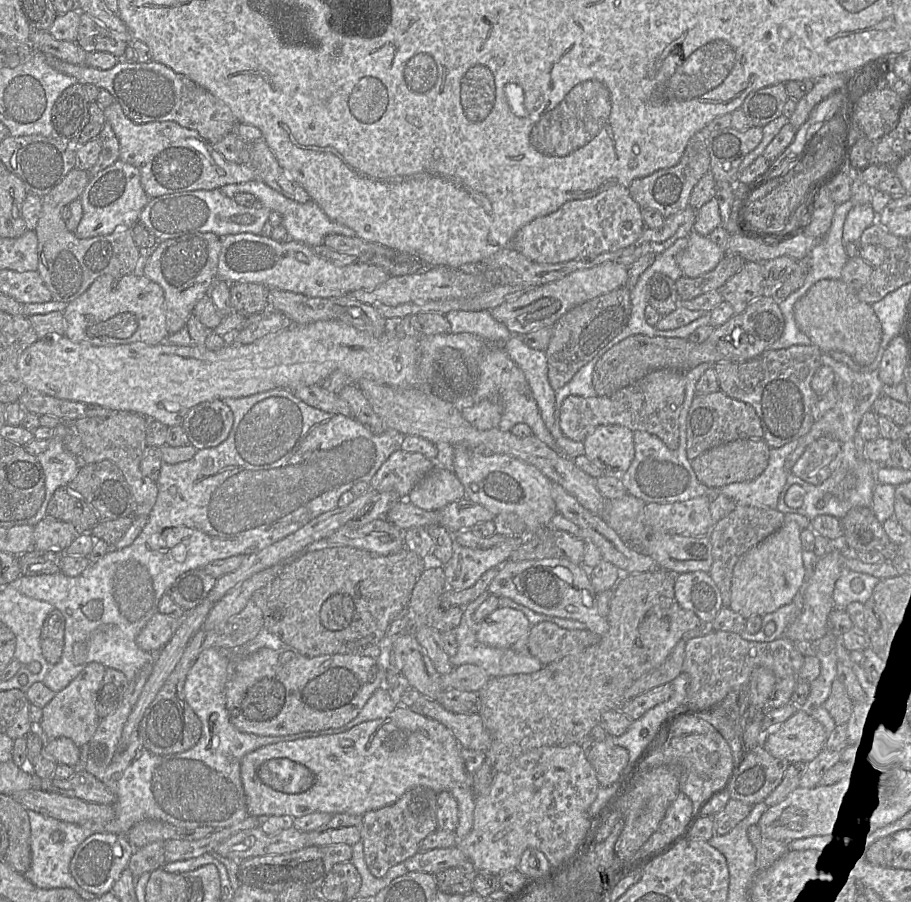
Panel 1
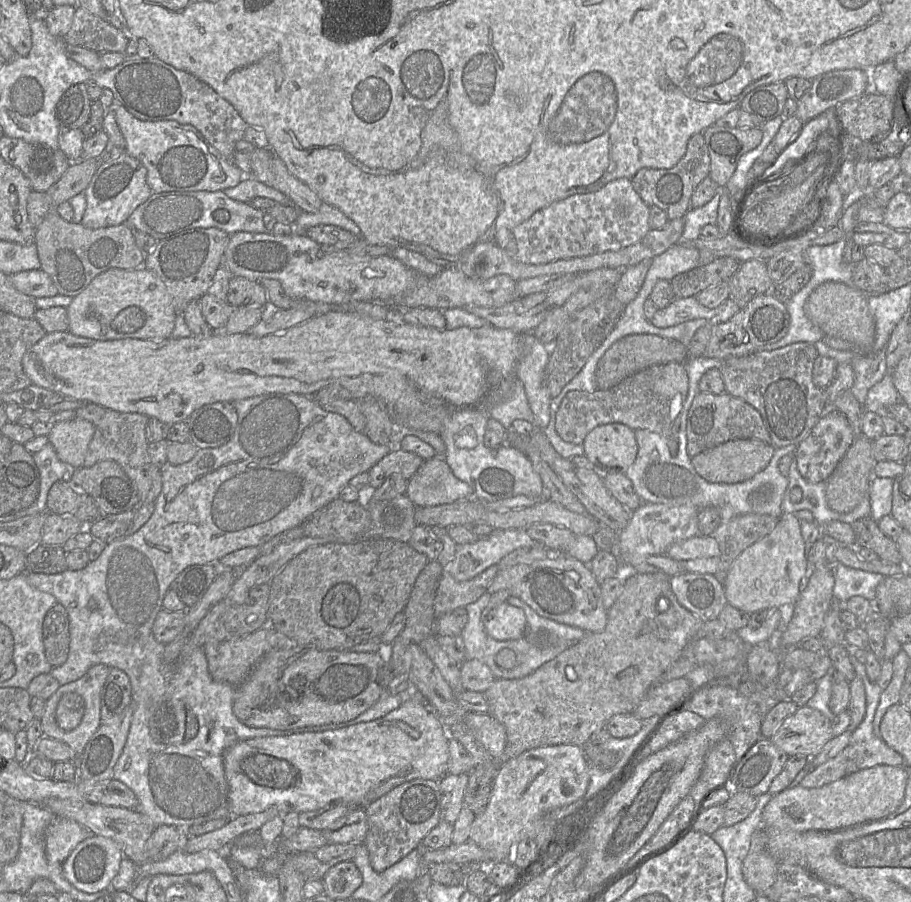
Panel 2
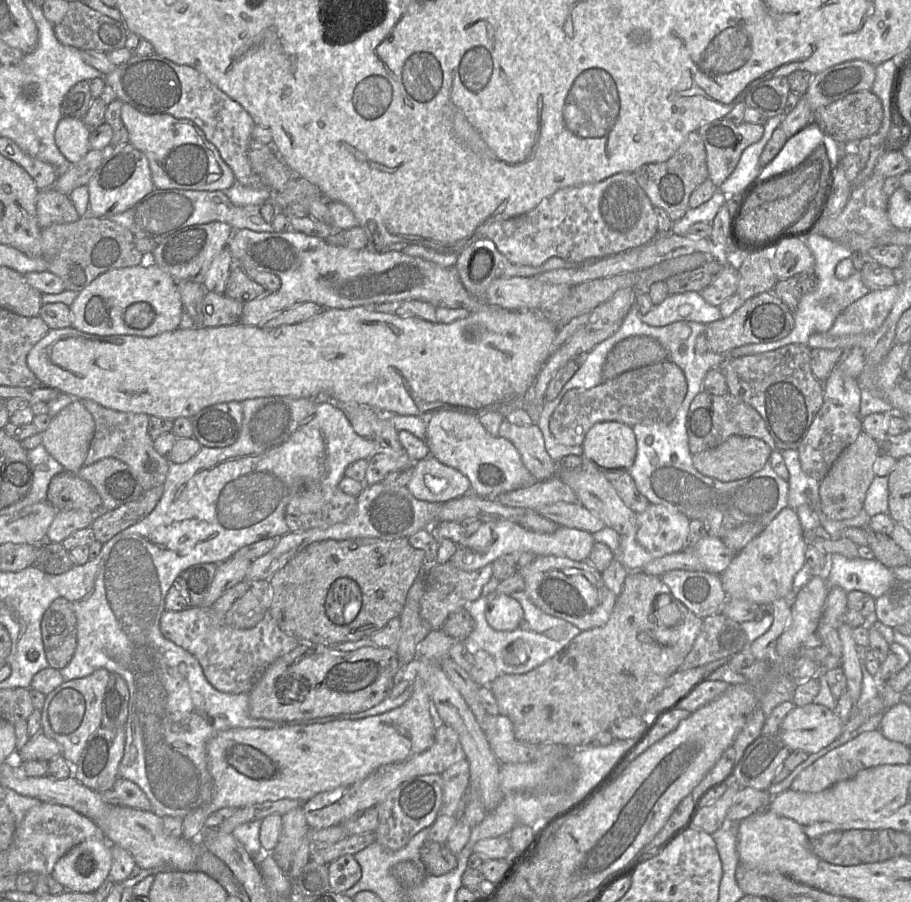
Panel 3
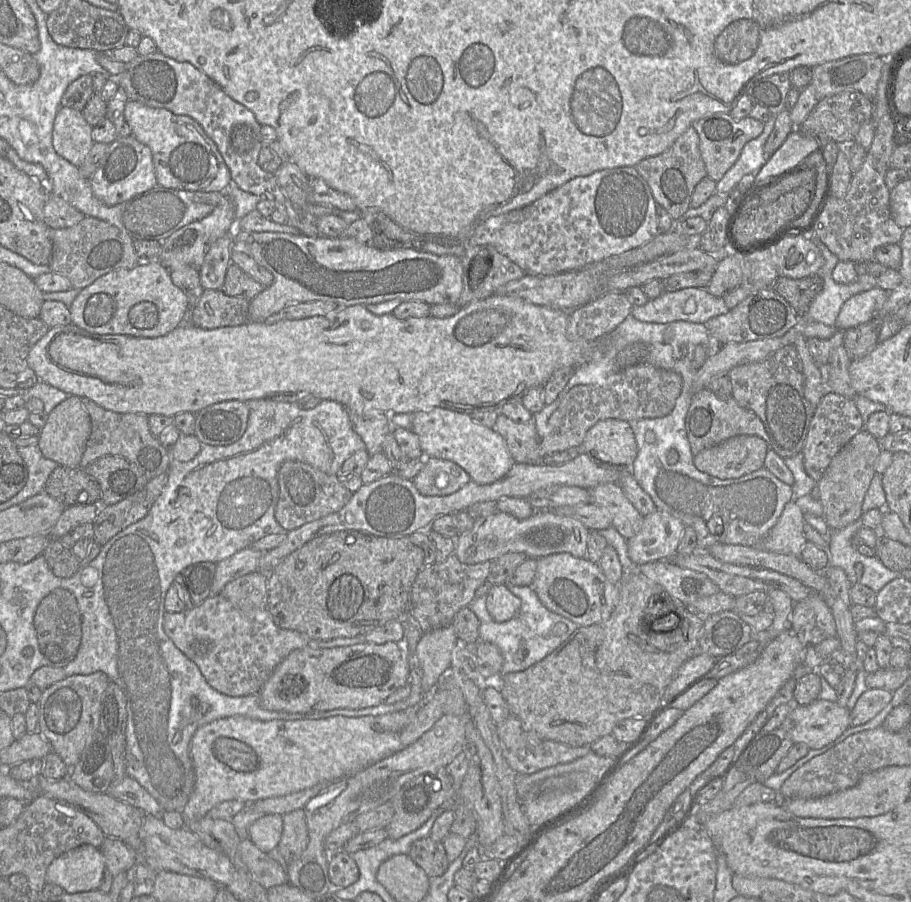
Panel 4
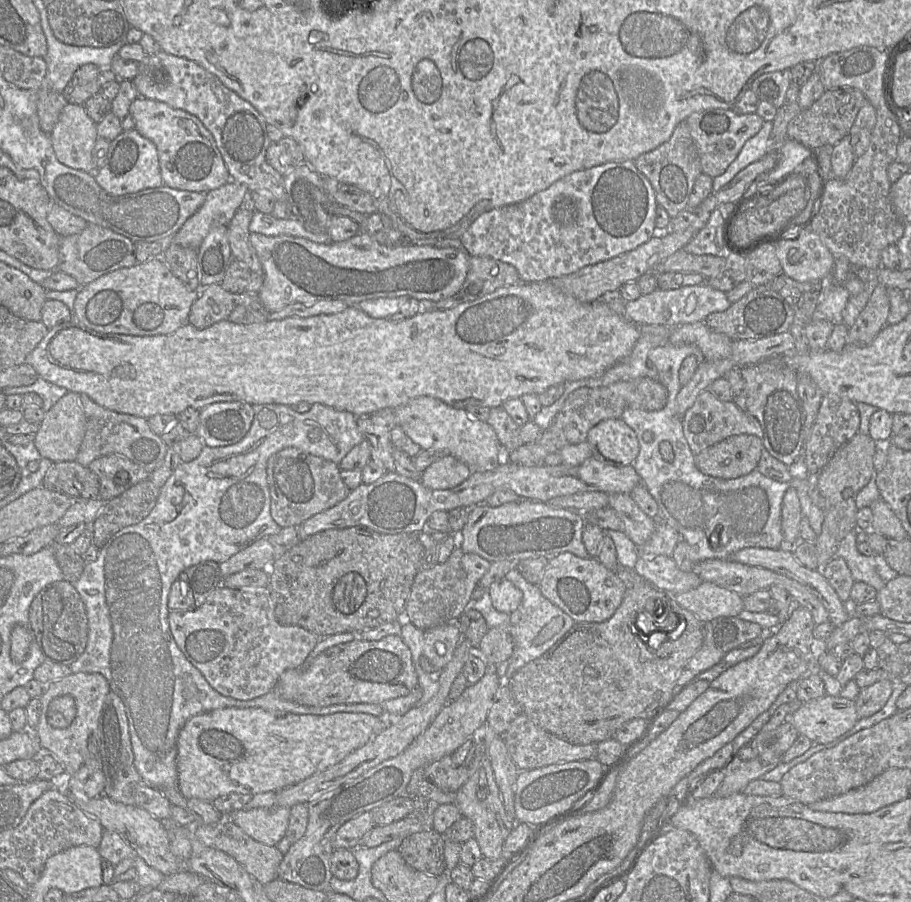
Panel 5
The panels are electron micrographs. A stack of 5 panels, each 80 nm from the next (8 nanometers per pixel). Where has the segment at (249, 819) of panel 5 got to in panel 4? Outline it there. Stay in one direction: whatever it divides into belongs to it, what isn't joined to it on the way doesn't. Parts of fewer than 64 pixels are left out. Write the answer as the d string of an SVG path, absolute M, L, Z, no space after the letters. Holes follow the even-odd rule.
M265 814L249 828L250 840L263 852L271 852L278 846L283 831L283 816Z

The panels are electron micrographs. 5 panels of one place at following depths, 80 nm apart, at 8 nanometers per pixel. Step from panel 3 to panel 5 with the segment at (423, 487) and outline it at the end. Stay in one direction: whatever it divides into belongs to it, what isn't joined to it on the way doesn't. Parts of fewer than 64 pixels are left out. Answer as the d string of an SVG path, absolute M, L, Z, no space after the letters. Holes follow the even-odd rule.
M445 456L421 473L421 484L433 490L454 488L467 480L473 471L453 456Z

